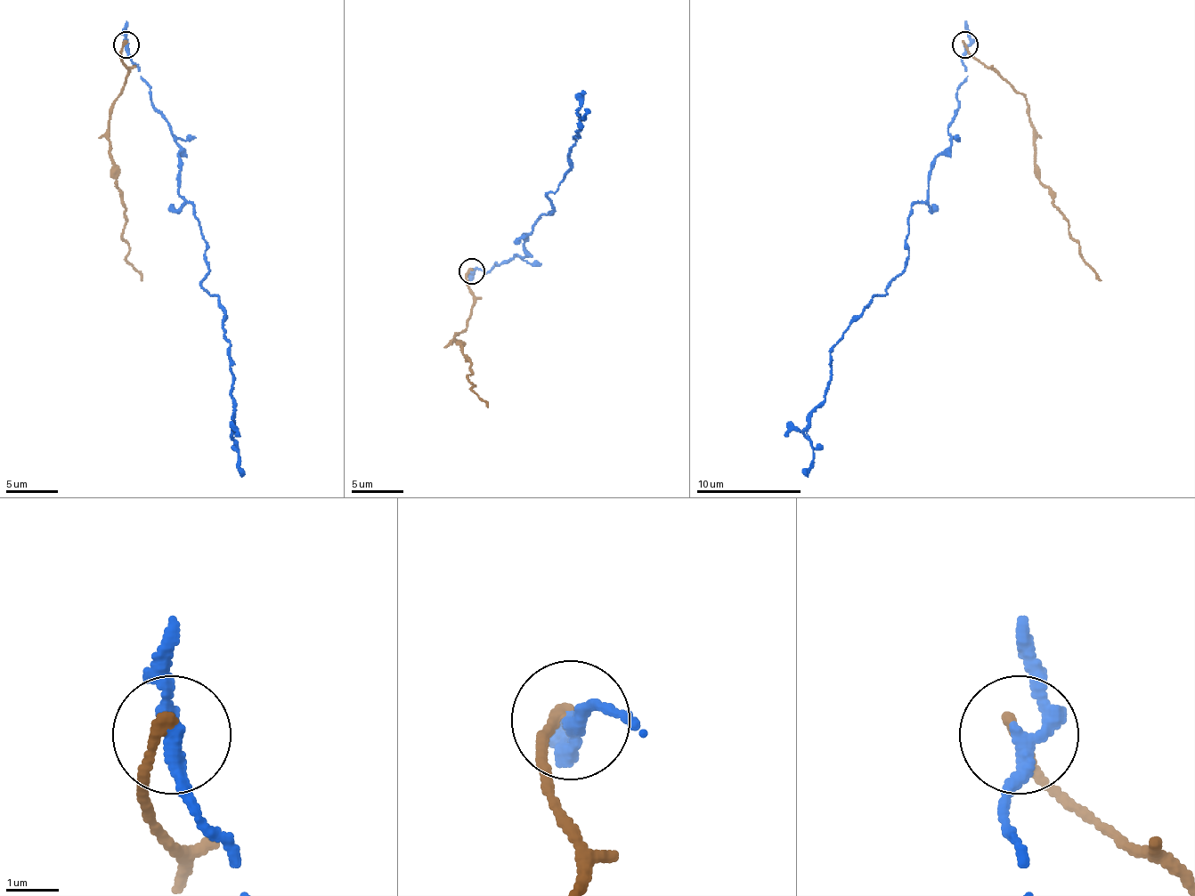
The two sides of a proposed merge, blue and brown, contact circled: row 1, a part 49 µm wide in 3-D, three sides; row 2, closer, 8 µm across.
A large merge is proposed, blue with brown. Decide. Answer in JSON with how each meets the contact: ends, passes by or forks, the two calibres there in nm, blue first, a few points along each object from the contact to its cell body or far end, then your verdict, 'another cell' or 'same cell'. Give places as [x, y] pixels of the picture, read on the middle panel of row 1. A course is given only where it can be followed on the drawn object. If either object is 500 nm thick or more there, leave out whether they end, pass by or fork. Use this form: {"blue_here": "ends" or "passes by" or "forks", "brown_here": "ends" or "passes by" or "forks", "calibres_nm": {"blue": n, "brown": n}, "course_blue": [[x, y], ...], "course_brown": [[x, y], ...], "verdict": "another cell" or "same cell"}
{"blue_here": "passes by", "brown_here": "ends", "calibres_nm": {"blue": 280, "brown": 220}, "course_blue": [[471, 271], [524, 256], [524, 235], [555, 206], [547, 196], [579, 135], [576, 112], [584, 120], [589, 109]], "course_brown": [[471, 269], [466, 282], [474, 293], [474, 306], [458, 343], [468, 358], [471, 387], [487, 407]], "verdict": "another cell"}

